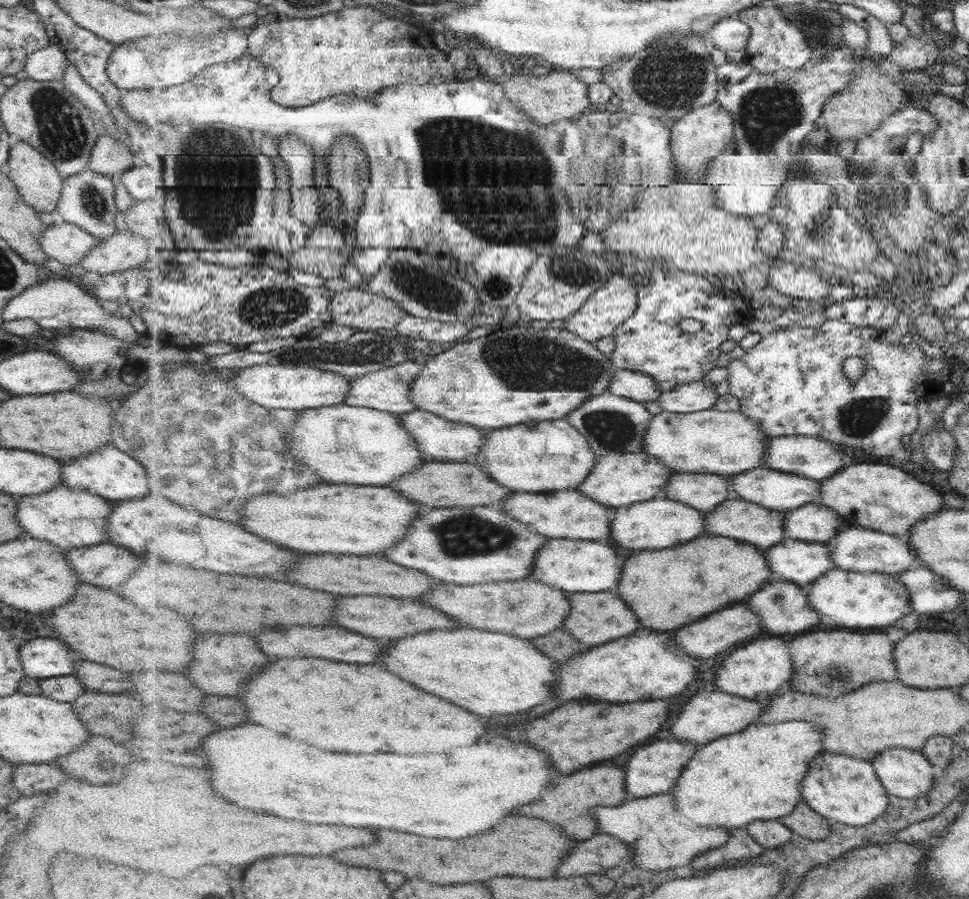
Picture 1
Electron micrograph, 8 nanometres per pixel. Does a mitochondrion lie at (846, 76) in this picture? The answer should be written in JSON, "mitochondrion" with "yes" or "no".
{"mitochondrion":"no"}

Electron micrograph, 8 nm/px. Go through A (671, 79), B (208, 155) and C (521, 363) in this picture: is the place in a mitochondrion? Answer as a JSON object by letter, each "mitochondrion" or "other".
{"A":"mitochondrion","B":"mitochondrion","C":"mitochondrion"}

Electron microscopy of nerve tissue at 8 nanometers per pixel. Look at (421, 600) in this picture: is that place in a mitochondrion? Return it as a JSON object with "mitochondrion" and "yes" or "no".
{"mitochondrion":"no"}

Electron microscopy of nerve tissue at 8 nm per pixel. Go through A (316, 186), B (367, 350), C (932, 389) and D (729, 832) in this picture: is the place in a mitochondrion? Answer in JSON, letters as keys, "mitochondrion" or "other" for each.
{"A":"other","B":"mitochondrion","C":"other","D":"other"}

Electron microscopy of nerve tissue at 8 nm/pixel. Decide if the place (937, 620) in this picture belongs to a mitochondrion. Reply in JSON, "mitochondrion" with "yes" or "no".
{"mitochondrion":"no"}

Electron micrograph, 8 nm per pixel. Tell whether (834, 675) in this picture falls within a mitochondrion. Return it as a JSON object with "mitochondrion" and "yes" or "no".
{"mitochondrion":"yes"}

